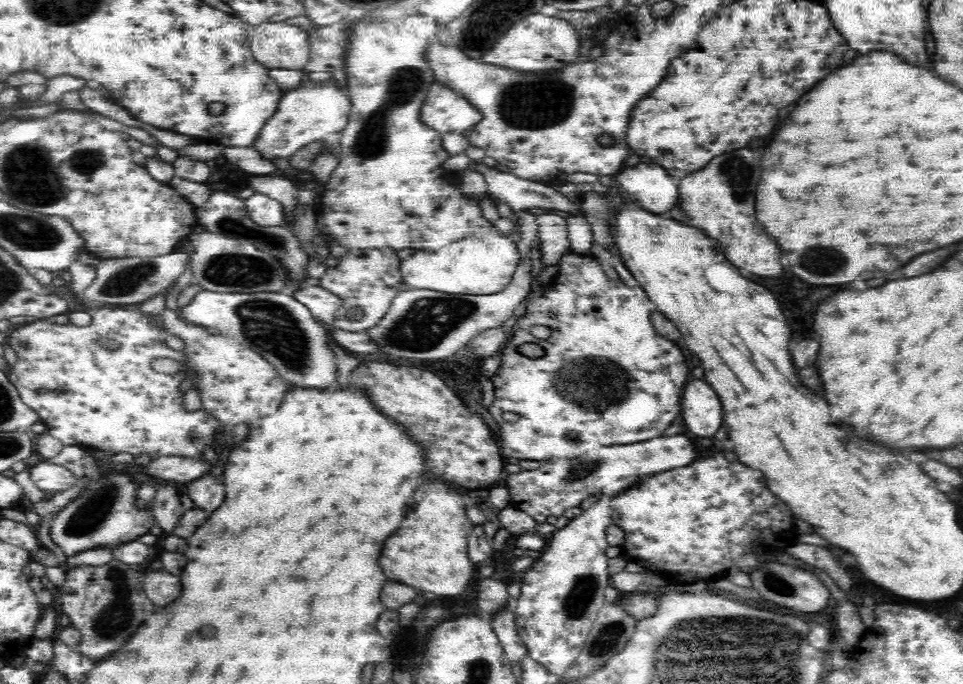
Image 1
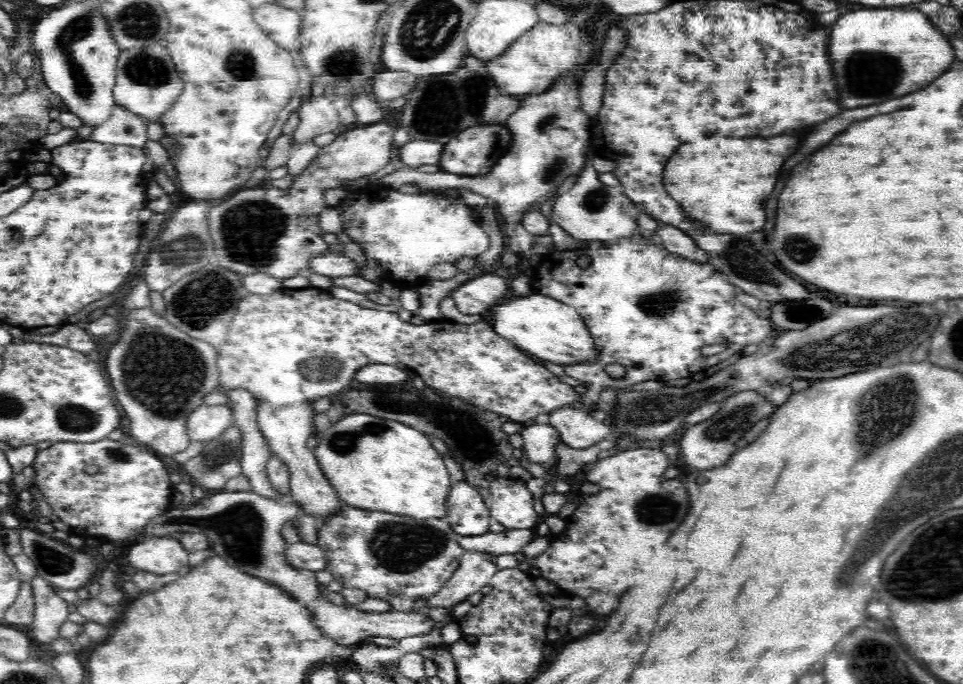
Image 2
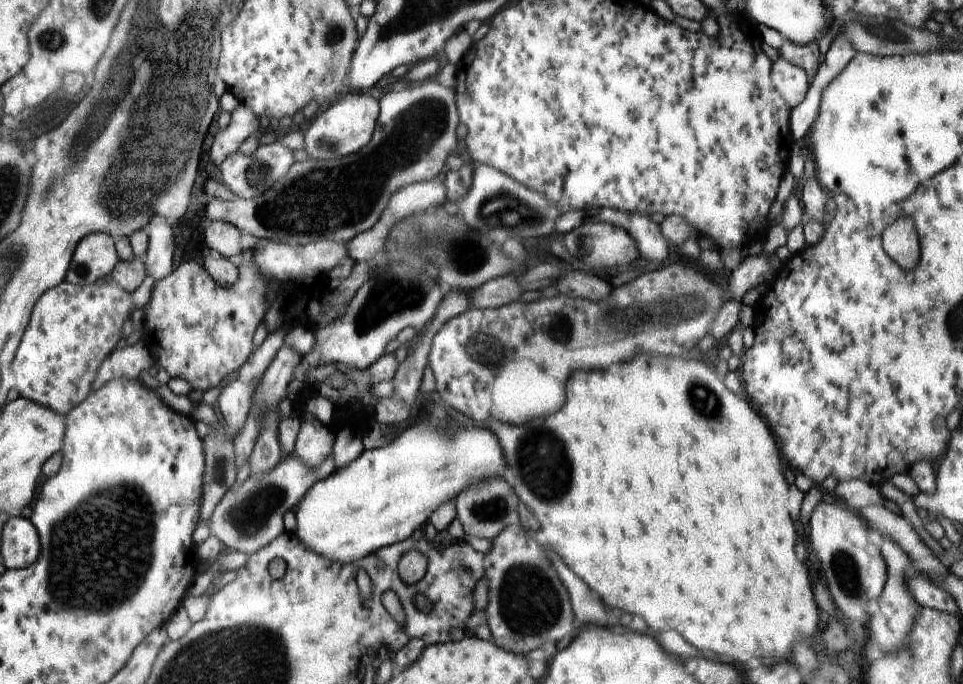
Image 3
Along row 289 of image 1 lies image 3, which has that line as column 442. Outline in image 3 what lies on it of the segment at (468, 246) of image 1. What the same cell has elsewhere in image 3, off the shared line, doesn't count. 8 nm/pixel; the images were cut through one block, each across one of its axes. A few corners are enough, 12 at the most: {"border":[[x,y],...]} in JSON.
{"border":[[424,419],[308,490],[294,532],[358,562],[500,478],[501,442]]}

